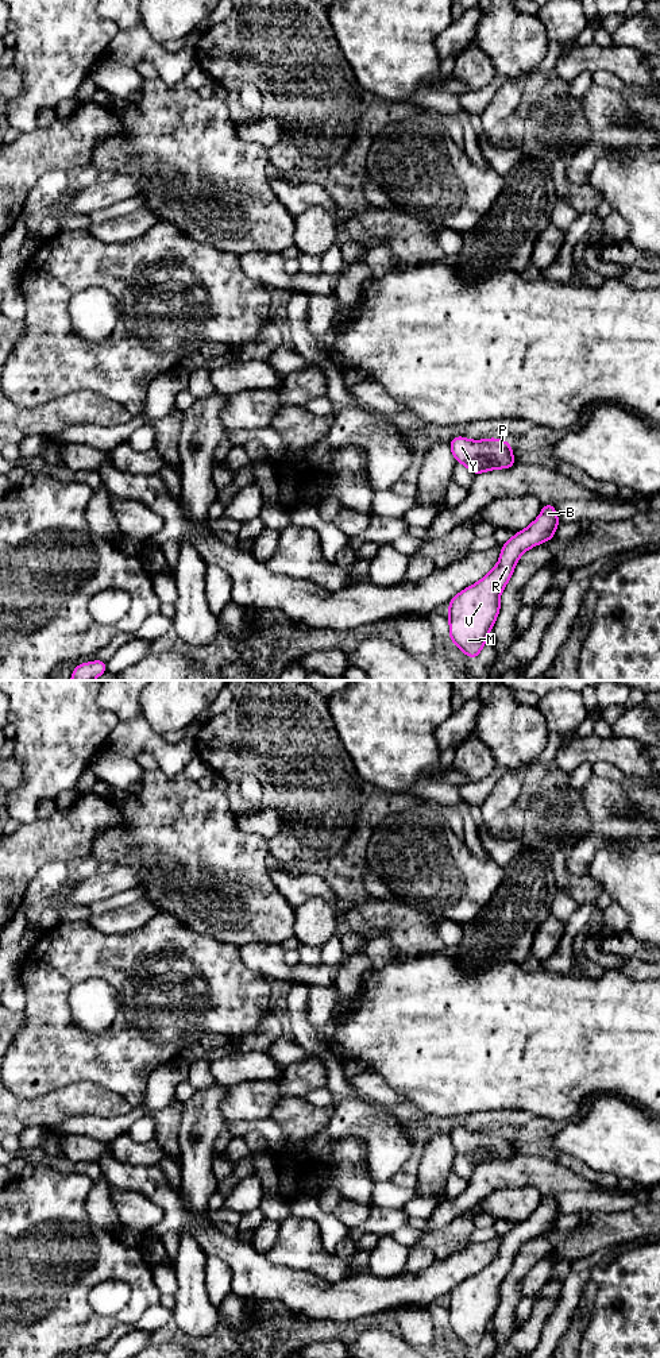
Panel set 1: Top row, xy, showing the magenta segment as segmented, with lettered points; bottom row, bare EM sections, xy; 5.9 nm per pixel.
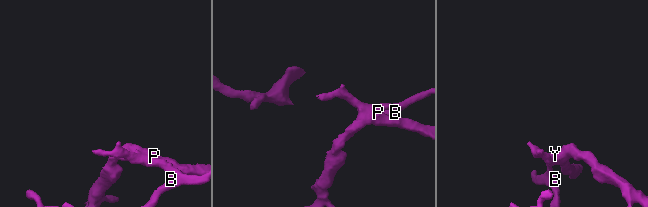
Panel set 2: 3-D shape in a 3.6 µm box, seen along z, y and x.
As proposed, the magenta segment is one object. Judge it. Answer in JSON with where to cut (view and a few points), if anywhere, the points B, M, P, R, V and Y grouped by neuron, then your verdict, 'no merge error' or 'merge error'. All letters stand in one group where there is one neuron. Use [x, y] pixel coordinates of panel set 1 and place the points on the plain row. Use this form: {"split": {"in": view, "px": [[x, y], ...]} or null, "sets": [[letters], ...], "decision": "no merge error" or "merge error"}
{"split": {"in": "xy", "px": [[466, 1154], [477, 1154], [486, 1150], [496, 1160]]}, "sets": [["B", "M", "R", "V"], ["P", "Y"]], "decision": "merge error"}

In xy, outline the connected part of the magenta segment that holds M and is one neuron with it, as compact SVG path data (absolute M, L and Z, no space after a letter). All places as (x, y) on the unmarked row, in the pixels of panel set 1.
M543 1196L540 1208L501 1238L497 1257L448 1295L451 1332L470 1350L478 1349L487 1332L501 1301L499 1286L520 1247L534 1237L553 1231L556 1218L561 1215L553 1196Z

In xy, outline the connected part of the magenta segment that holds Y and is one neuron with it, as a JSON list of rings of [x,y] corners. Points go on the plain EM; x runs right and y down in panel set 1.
[[[456,1127],[449,1133],[449,1138],[456,1154],[474,1156],[486,1150],[495,1160],[510,1160],[517,1156],[512,1145],[513,1137],[495,1129],[475,1133]]]

